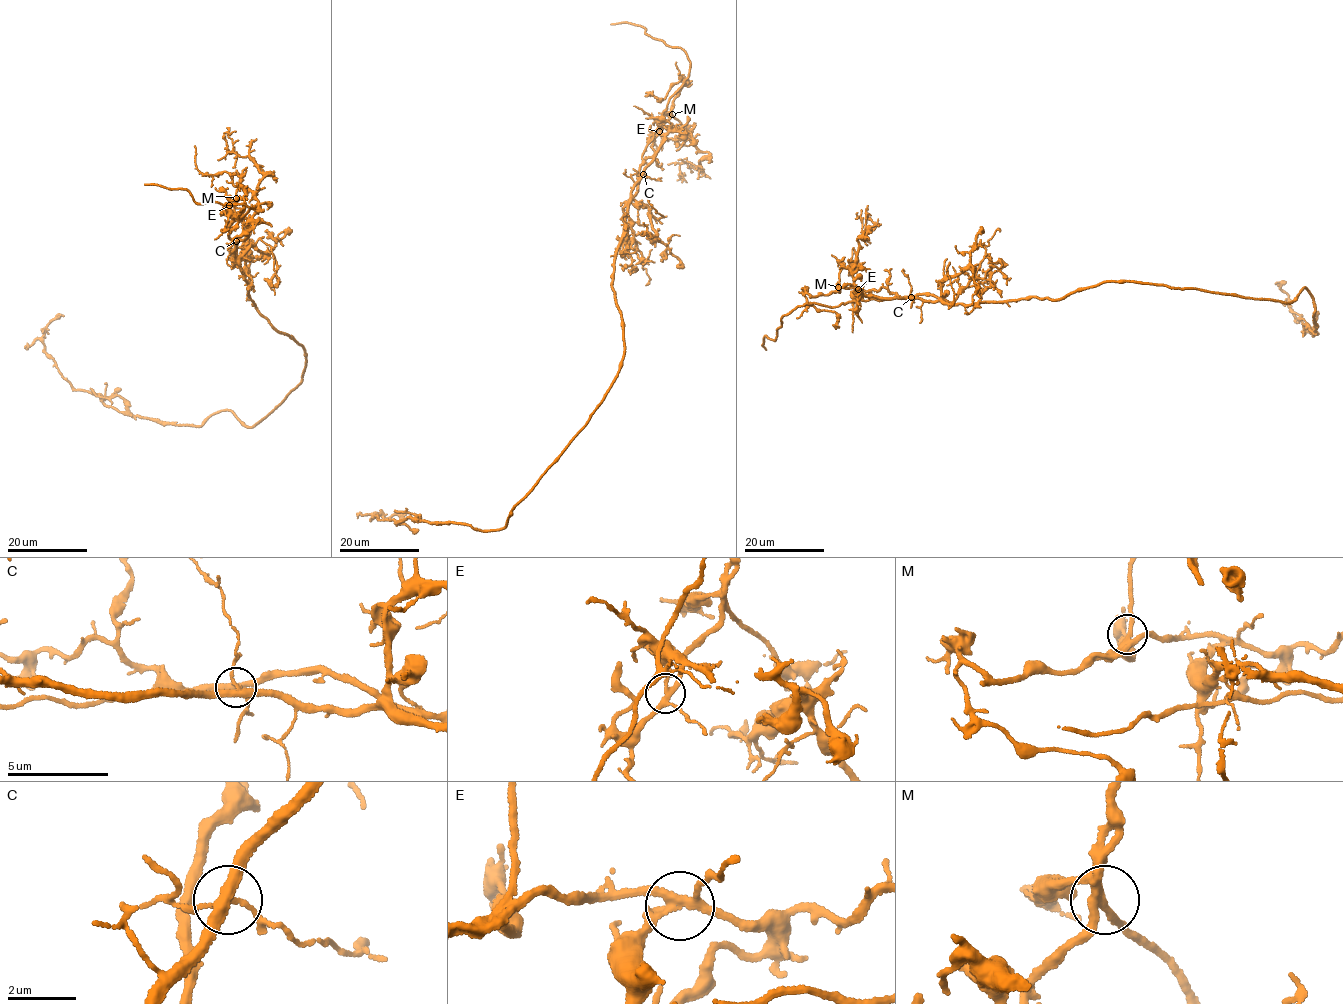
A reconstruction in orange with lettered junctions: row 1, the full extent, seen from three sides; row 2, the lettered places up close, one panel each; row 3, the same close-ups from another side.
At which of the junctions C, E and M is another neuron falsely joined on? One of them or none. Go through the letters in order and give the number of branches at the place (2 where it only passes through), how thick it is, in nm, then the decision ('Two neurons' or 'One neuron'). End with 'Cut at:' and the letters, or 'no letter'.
C: Branches: 4. Thickness 280 nm. One neuron
E: Branches: 4. Thickness 240 nm. Two neurons
M: Branches: 4. Thickness 240 nm. One neuron
Cut at: E

